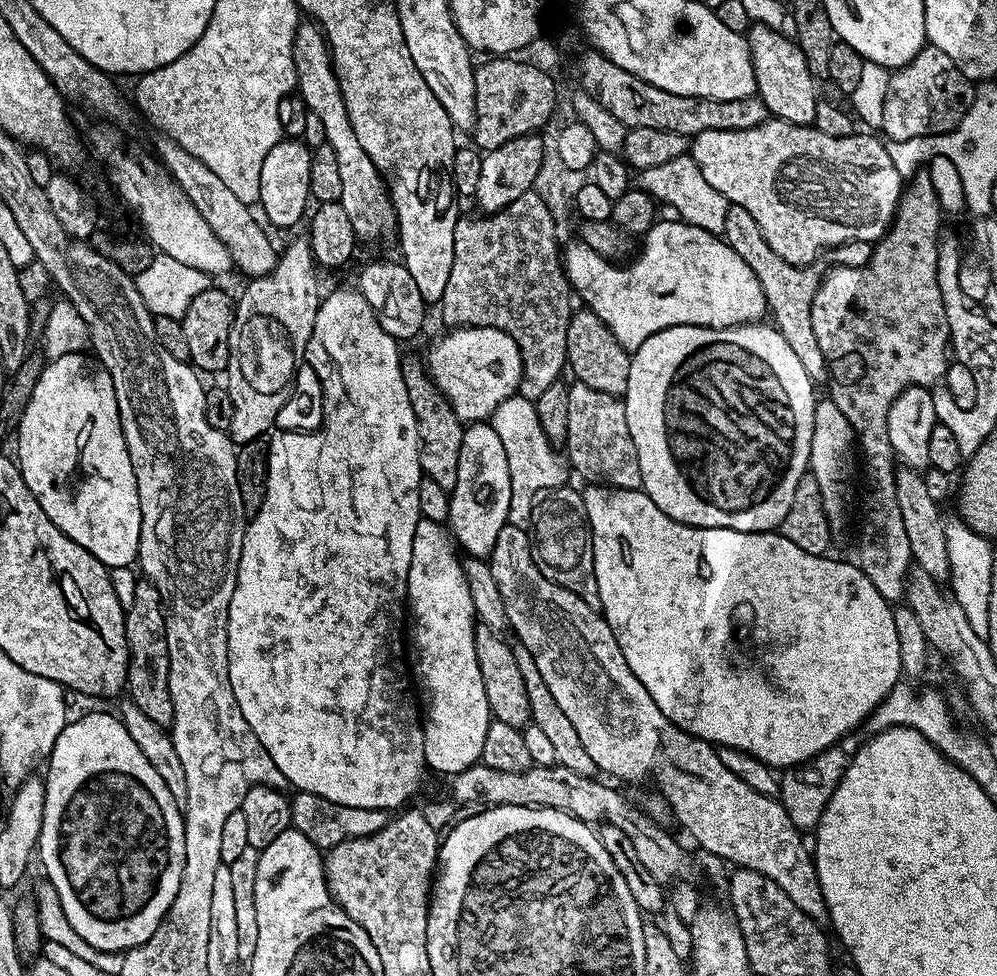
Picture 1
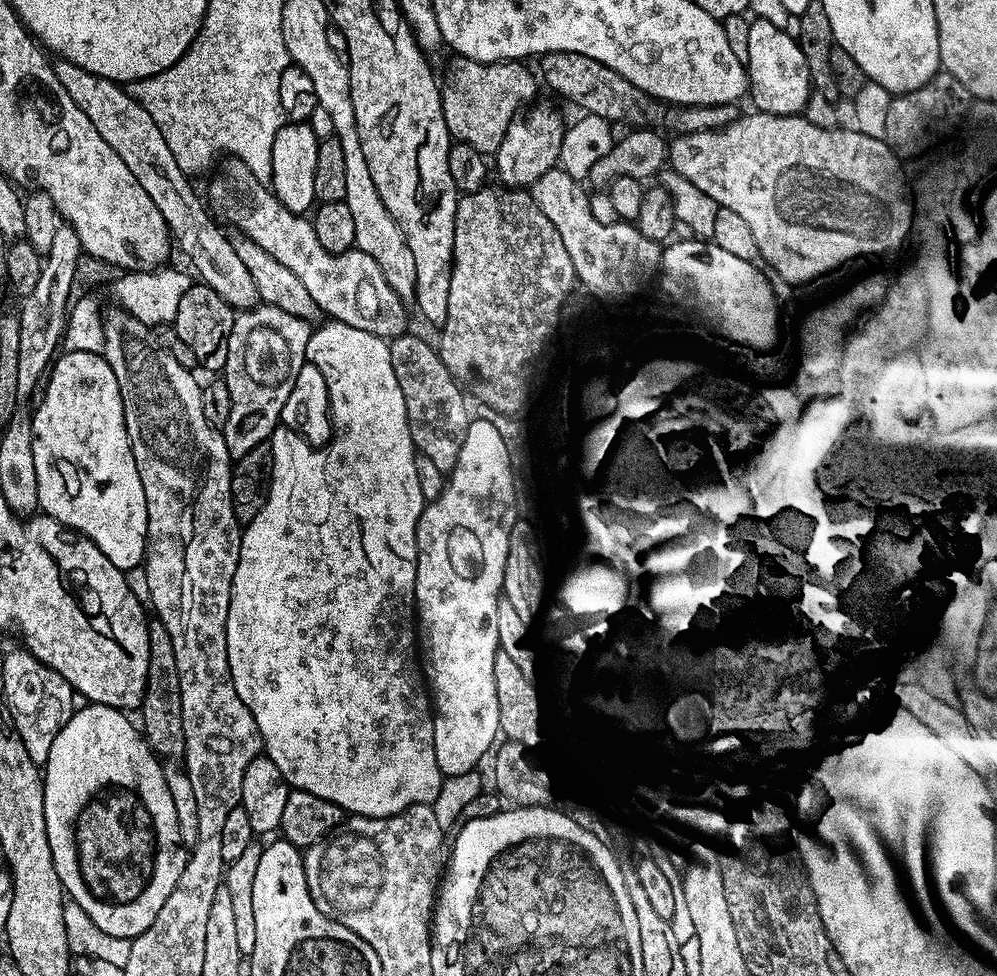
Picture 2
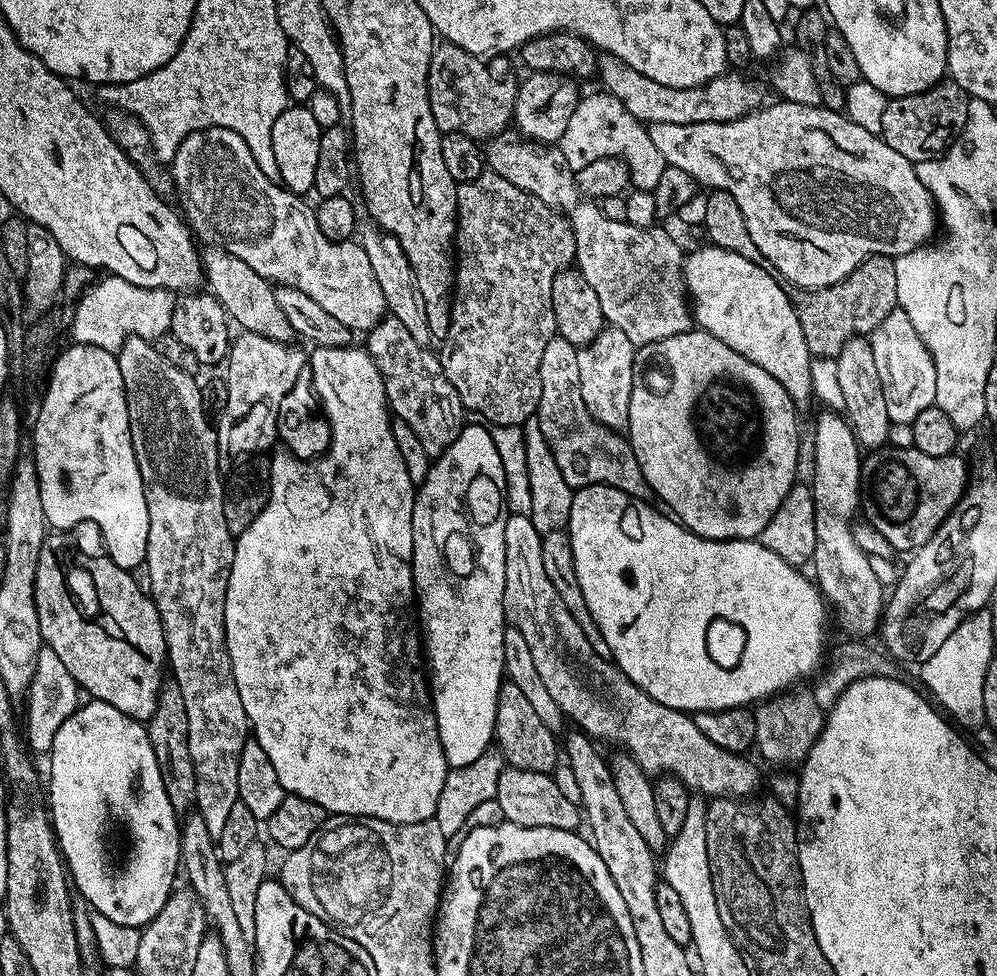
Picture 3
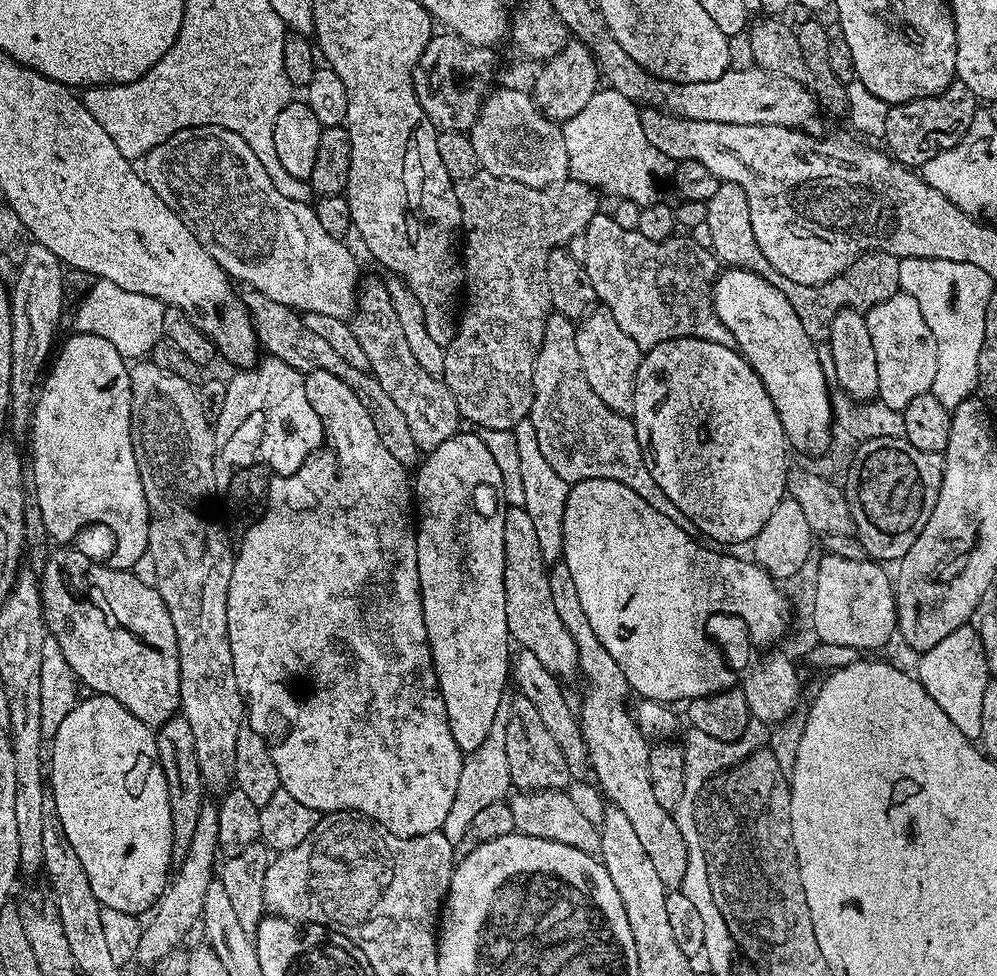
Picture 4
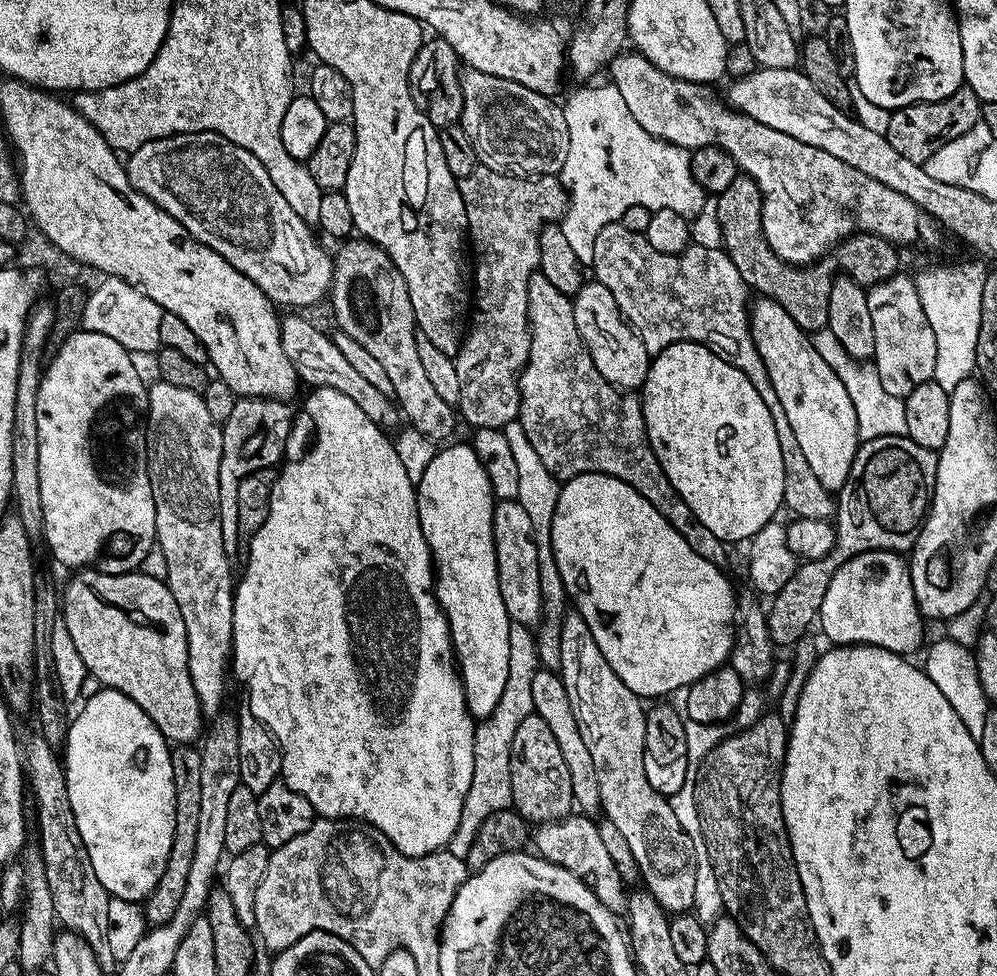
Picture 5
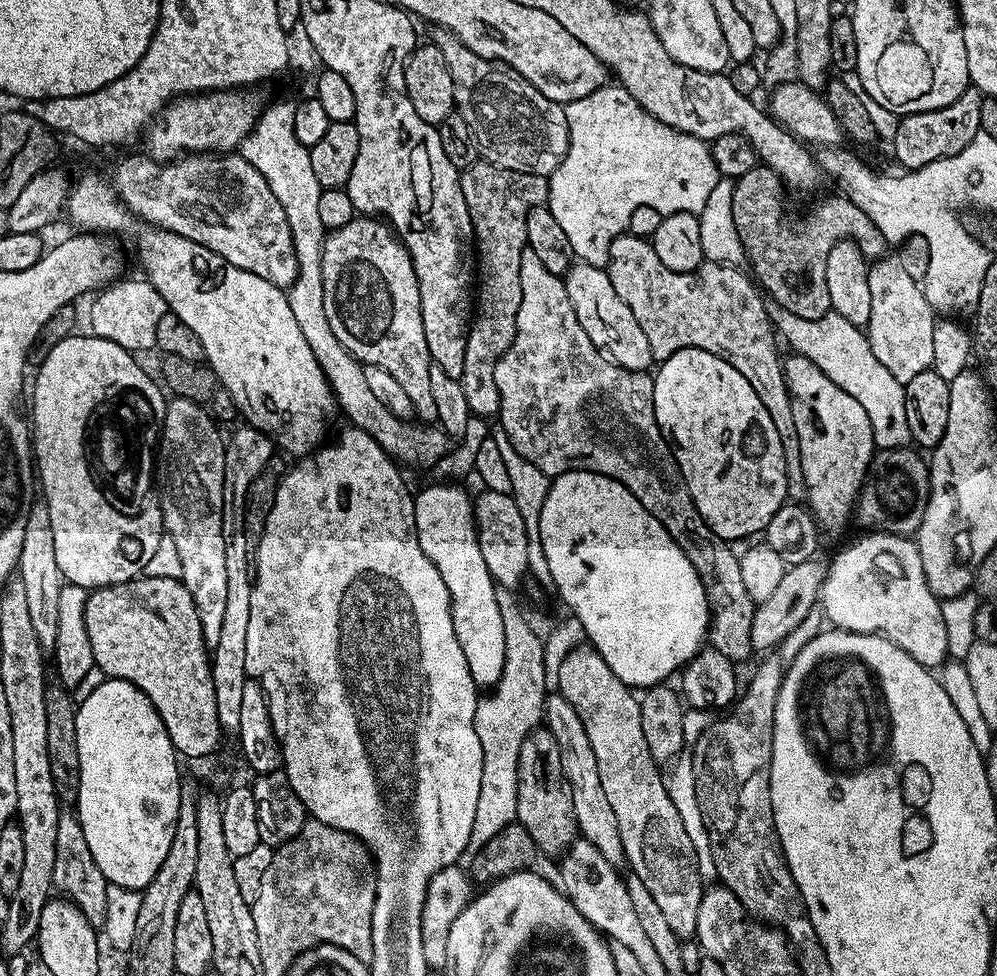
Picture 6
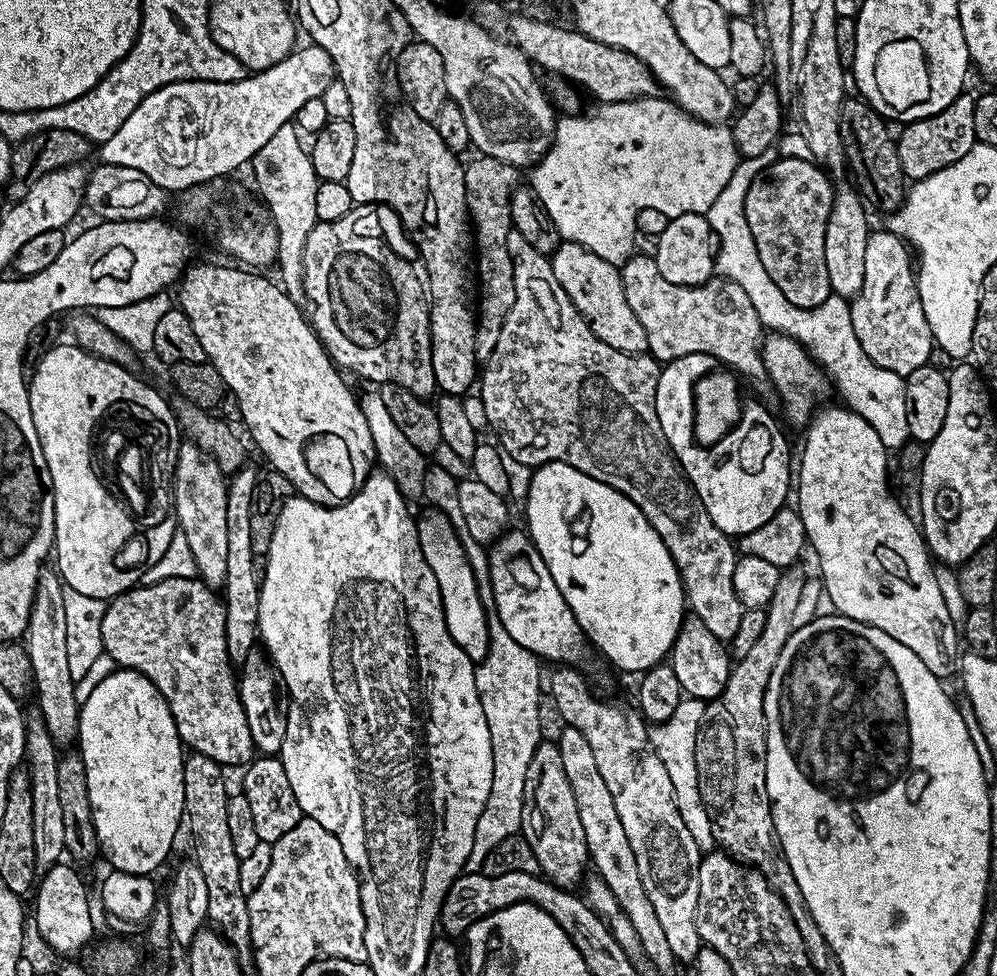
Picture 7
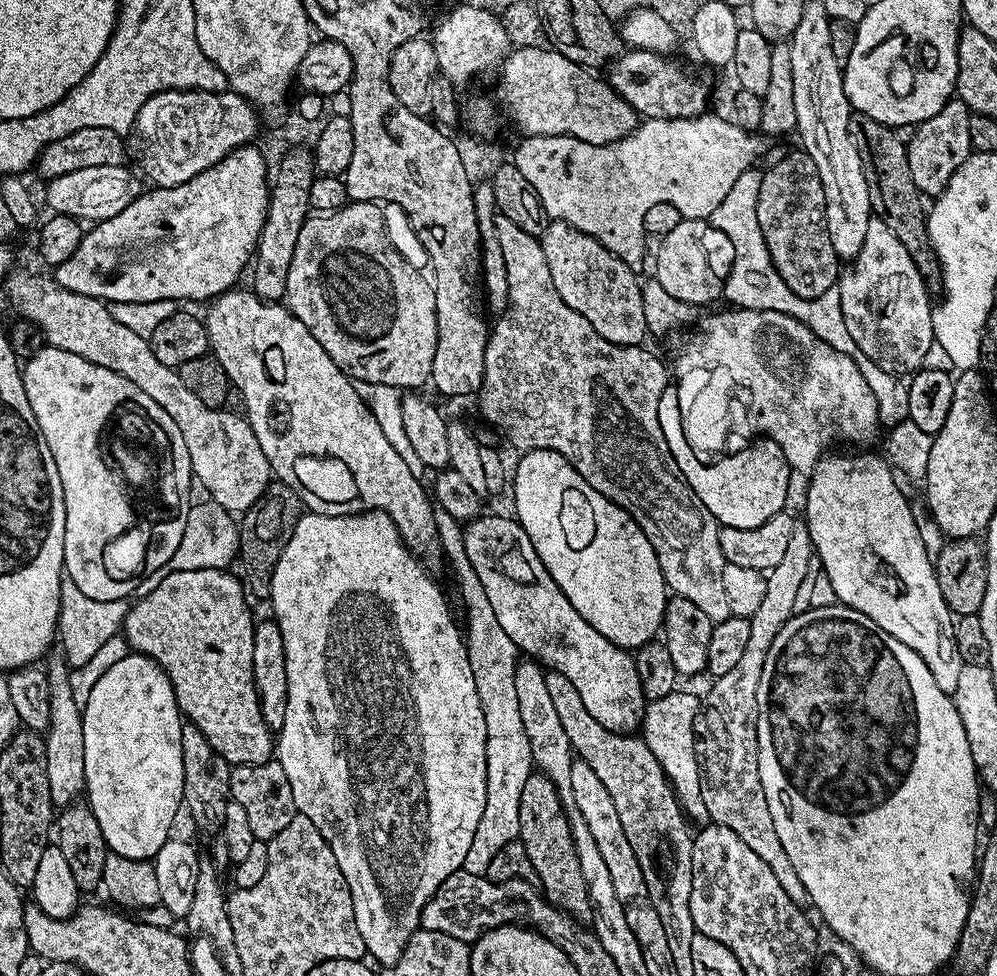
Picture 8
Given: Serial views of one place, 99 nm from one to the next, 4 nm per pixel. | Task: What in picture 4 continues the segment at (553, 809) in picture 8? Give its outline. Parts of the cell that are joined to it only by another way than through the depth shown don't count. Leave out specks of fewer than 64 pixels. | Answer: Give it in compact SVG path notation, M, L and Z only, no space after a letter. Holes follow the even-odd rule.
M520 694L517 700L511 701L511 705L510 722L506 724L506 759L510 765L512 788L522 792L567 789L574 779L570 774L570 766L566 766L562 750L558 750L558 742L554 742L550 730L546 730L534 702Z

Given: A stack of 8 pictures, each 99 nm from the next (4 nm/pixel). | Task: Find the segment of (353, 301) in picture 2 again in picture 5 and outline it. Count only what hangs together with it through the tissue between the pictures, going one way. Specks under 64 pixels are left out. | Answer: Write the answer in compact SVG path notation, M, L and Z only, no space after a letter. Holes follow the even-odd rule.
M178 132L135 148L126 167L128 181L137 190L173 216L195 240L246 274L273 304L308 310L304 308L329 295L333 257L316 241L313 225L298 218L278 194L266 166L250 150L216 132Z

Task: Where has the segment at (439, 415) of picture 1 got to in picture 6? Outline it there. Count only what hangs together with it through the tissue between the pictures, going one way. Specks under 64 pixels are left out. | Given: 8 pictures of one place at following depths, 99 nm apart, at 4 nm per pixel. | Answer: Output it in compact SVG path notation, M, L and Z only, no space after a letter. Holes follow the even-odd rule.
M357 215L346 226L331 229L324 237L324 249L322 250L322 294L324 295L324 305L326 306L326 319L330 322L330 330L334 330L334 338L346 346L346 350L355 360L359 360L365 366L378 366L386 370L386 374L392 375L406 390L406 395L410 397L413 413L417 417L421 416L421 421L432 422L436 420L438 414L438 405L434 402L432 391L430 390L430 370L433 368L433 362L430 358L430 350L426 346L426 330L422 330L422 306L420 305L420 295L418 294L418 278L414 274L414 266L408 251L404 249L403 244L394 235L391 227L383 219Z

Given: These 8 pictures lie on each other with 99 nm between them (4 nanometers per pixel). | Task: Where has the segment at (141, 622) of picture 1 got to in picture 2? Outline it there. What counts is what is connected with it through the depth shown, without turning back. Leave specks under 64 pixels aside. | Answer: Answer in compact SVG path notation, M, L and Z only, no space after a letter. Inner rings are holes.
M152 618L147 623L150 638L150 664L146 666L144 701L140 703L138 709L138 715L144 719L142 735L157 757L168 762L180 762L184 759L184 731L182 730L182 698L178 686L178 666L174 662L174 646L170 643L170 634L166 634L166 626L162 626L160 620Z

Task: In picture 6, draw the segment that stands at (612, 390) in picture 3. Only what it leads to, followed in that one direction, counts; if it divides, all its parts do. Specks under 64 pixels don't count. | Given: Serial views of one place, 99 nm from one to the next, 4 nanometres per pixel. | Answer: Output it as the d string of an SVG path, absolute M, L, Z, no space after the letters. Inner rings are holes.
M573 263L563 277L566 290L570 294L570 302L574 306L574 314L578 314L578 322L582 330L594 342L612 363L619 368L631 372L648 372L654 361L650 354L650 342L646 342L646 334L642 334L642 326L630 314L630 306L618 298L614 286L610 286L610 278L604 268L596 268L593 264Z

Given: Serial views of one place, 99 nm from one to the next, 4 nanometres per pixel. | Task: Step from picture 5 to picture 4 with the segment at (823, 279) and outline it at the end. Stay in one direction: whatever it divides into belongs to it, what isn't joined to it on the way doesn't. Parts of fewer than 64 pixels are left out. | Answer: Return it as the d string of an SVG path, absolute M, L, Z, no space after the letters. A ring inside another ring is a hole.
M729 180L720 183L718 191L708 199L704 223L710 226L713 243L711 249L716 253L717 261L730 268L745 268L747 272L767 276L770 283L776 284L778 290L786 294L790 306L794 306L794 314L798 314L798 318L802 321L806 334L810 334L810 338L817 342L828 340L831 322L843 308L867 310L878 302L886 302L886 298L894 298L894 294L900 291L898 270L901 257L891 256L885 252L867 252L865 256L856 259L843 274L827 280L824 284L799 284L779 276L766 262L758 246L758 238L754 238L754 226L750 226L750 202L746 198L746 190L742 190L742 186Z

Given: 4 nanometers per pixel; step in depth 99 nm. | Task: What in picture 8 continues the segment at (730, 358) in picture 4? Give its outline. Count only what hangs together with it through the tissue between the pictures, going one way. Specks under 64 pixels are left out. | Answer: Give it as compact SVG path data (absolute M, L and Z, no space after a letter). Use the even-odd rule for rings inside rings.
M664 392L658 402L658 422L670 446L670 454L674 462L678 462L680 475L694 490L694 494L702 498L710 514L714 514L717 524L726 528L753 528L762 526L762 522L774 514L785 511L790 469L786 454L782 454L782 446L778 446L778 442L765 439L753 443L751 447L745 446L737 458L732 459L732 472L724 472L724 464L709 469L701 467L692 458L688 446L682 444L683 436L680 434L679 420L676 420L676 396L672 396L672 392Z

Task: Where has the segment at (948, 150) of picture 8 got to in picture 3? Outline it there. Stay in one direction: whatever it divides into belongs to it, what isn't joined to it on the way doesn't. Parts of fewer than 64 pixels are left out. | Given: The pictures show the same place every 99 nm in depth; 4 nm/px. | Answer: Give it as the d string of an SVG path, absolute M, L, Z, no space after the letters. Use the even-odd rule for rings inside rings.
M951 78L941 80L924 92L889 99L886 114L882 114L879 135L891 148L898 150L902 158L911 160L915 165L924 160L934 160L937 156L943 156L962 134L966 126L969 99L968 93Z

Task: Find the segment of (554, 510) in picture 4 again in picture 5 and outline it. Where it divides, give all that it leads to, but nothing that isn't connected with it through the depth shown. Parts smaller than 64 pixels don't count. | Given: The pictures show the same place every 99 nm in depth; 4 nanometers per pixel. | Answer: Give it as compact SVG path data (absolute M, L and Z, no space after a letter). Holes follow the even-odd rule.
M518 420L512 421L505 426L503 432L510 444L512 455L517 465L518 494L516 499L529 515L530 524L534 527L534 542L538 546L538 576L541 583L542 610L541 622L537 627L536 653L539 656L540 665L551 672L561 670L561 622L568 611L567 592L562 582L561 574L558 573L558 566L554 561L552 539L550 538L550 526L553 524L554 509L557 506L558 494L561 490L561 483L556 476L550 474L542 463L542 458L530 445L526 438L525 431Z

